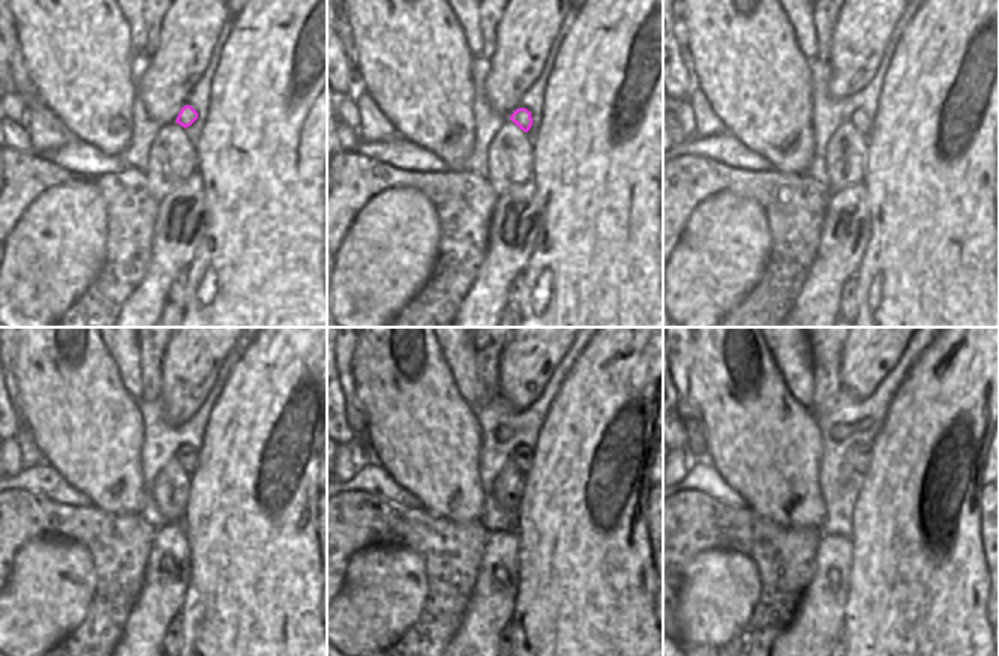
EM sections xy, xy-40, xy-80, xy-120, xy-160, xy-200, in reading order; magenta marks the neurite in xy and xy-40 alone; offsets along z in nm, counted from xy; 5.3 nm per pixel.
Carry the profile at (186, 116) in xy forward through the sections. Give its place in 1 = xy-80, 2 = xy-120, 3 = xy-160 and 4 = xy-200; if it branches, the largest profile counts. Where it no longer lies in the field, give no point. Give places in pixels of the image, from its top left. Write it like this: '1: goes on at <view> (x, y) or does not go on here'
1: goes on at xy-80 (858, 119)
2: goes on at xy-120 (188, 458)
3: goes on at xy-160 (522, 457)
4: goes on at xy-200 (860, 464)

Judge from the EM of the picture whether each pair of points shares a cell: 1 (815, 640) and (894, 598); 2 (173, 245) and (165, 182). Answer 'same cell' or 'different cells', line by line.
1: different cells
2: different cells

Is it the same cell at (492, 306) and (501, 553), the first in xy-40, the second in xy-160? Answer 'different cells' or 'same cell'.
same cell

